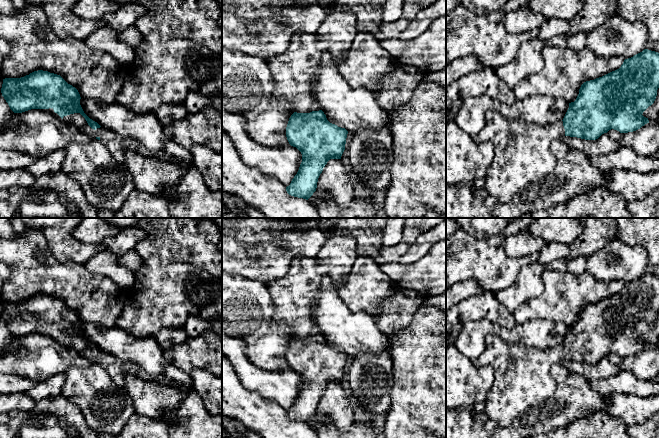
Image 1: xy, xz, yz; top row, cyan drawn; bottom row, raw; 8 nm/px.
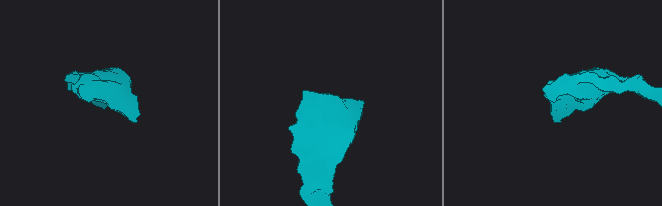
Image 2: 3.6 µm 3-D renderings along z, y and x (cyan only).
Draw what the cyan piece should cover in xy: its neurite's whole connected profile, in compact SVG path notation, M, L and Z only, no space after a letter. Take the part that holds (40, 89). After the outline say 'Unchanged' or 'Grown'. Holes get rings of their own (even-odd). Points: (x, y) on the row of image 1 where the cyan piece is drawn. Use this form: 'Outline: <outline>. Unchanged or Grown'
Outline: M38 70L21 78L5 78L1 93L14 113L53 109L66 123L100 140L117 162L125 163L127 151L138 152L141 148L135 139L105 130L90 119L80 105L78 90L60 75Z. Grown

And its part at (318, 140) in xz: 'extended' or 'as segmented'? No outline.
extended

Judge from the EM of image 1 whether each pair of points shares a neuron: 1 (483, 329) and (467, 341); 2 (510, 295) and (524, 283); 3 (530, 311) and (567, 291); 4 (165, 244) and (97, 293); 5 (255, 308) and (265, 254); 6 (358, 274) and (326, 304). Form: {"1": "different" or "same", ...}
{"1": "same", "2": "same", "3": "same", "4": "different", "5": "different", "6": "different"}

